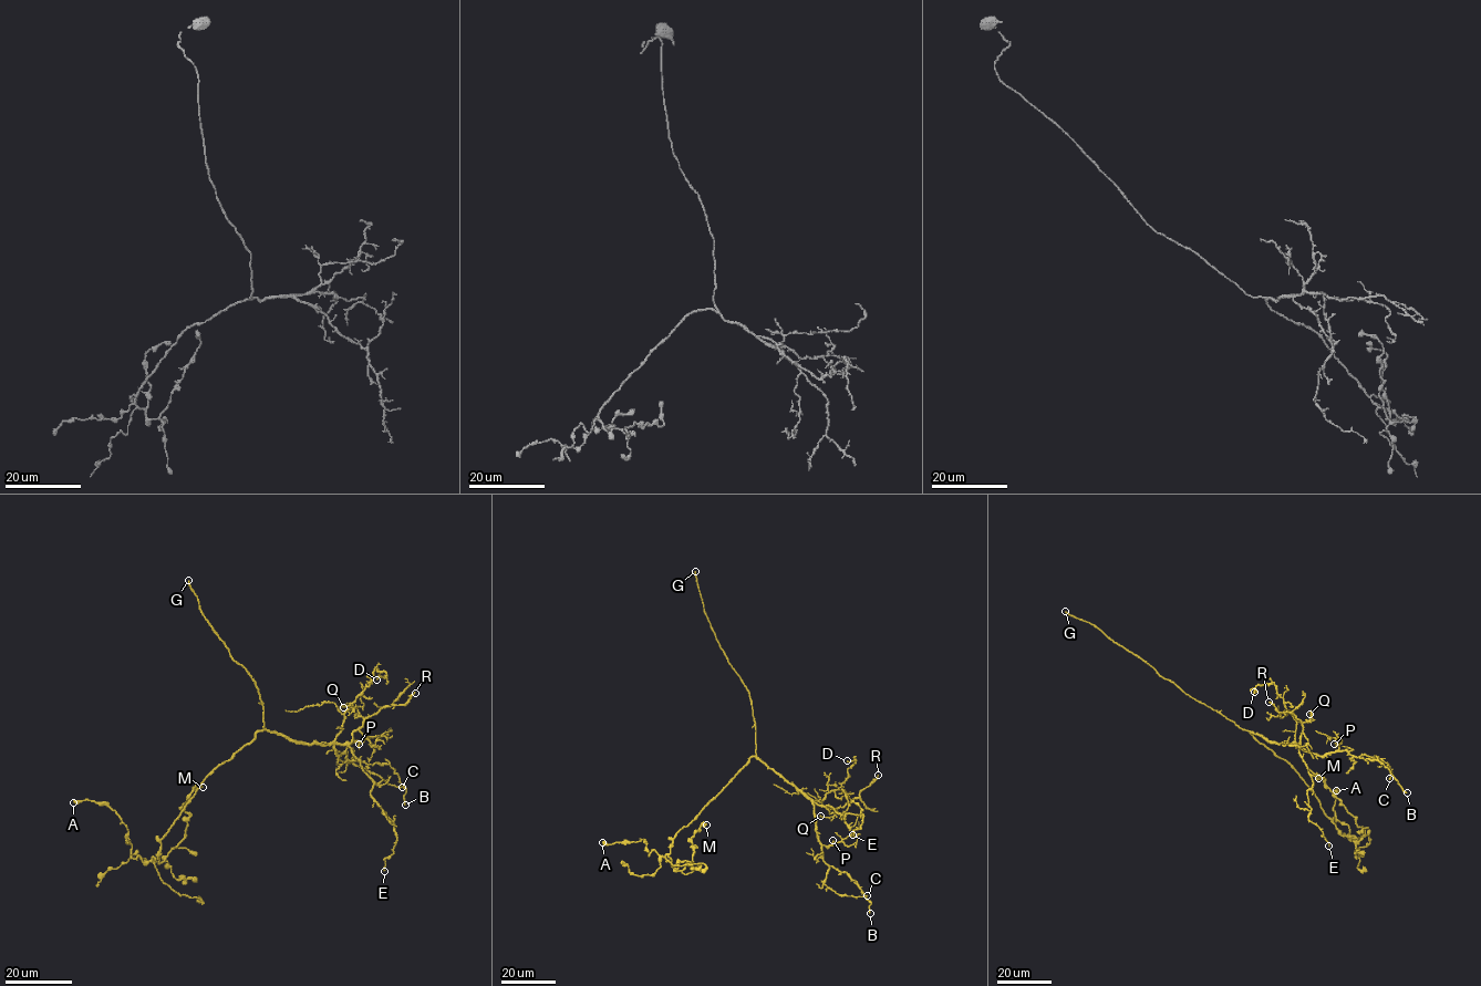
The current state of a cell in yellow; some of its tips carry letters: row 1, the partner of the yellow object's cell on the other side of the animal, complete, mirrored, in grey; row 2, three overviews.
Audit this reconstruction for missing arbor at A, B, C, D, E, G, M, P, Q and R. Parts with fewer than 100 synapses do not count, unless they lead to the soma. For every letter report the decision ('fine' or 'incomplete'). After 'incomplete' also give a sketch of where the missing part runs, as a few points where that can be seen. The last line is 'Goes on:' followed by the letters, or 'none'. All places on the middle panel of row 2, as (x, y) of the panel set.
A: fine
B: fine
C: fine
D: fine
E: fine
G: incomplete; course (695, 571), (677, 538), (674, 511)
M: fine
P: fine
Q: fine
R: fine
Goes on: G

